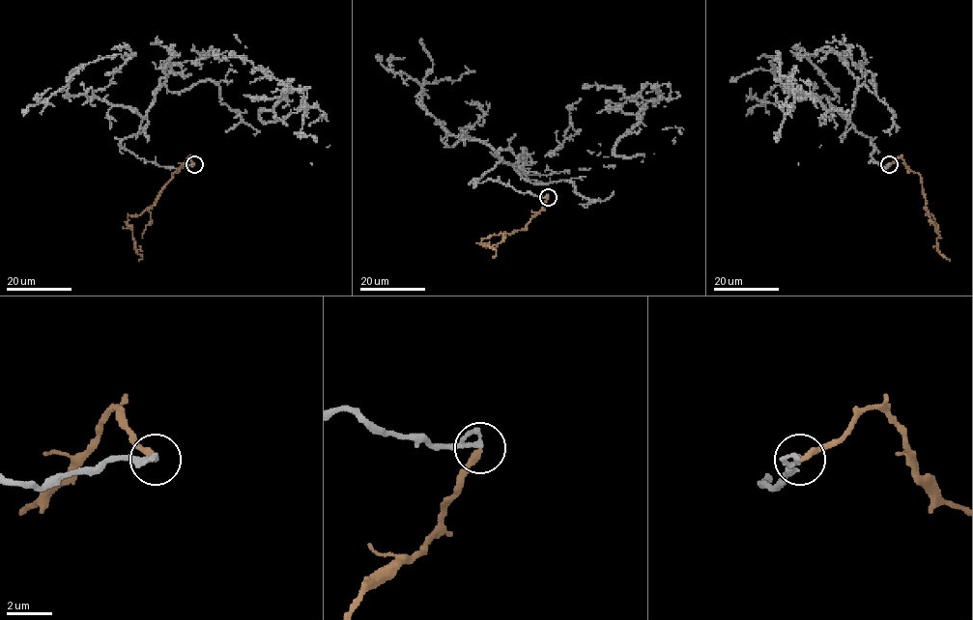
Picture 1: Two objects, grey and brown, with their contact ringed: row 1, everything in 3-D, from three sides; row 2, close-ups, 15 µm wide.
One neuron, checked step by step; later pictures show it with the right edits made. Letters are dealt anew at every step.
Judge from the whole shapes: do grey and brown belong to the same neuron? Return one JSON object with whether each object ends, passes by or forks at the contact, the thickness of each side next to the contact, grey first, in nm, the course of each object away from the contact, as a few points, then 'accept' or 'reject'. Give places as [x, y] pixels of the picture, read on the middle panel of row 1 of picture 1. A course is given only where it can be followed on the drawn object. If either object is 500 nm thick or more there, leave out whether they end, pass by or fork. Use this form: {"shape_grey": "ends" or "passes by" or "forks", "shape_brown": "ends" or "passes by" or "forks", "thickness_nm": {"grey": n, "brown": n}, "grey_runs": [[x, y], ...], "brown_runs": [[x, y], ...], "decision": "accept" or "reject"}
{"shape_grey": "ends", "shape_brown": "ends", "thickness_nm": {"grey": 280, "brown": 240}, "grey_runs": [[549, 197], [473, 179], [501, 157], [524, 174], [556, 150], [584, 88], [645, 100], [627, 134], [680, 127]], "brown_runs": [[549, 197], [526, 229], [481, 240], [481, 243], [496, 251], [492, 257]], "decision": "reject"}

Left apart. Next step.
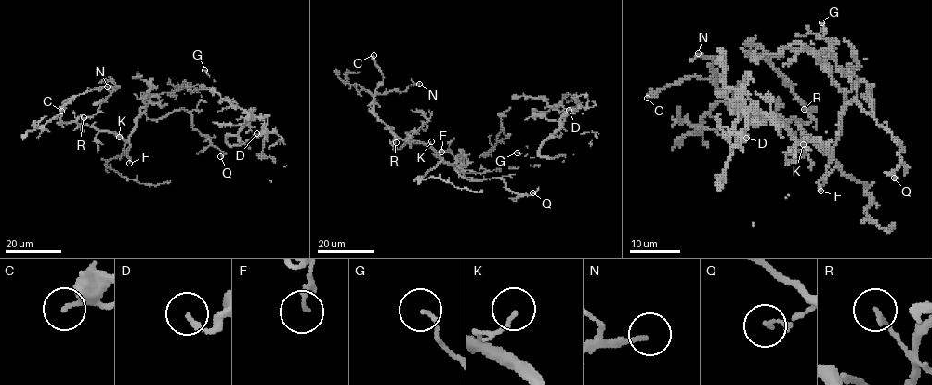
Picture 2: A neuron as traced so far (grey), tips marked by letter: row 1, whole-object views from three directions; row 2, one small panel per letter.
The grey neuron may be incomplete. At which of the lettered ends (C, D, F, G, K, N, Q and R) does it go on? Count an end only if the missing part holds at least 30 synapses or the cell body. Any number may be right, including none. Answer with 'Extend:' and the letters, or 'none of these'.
Extend: none of these

